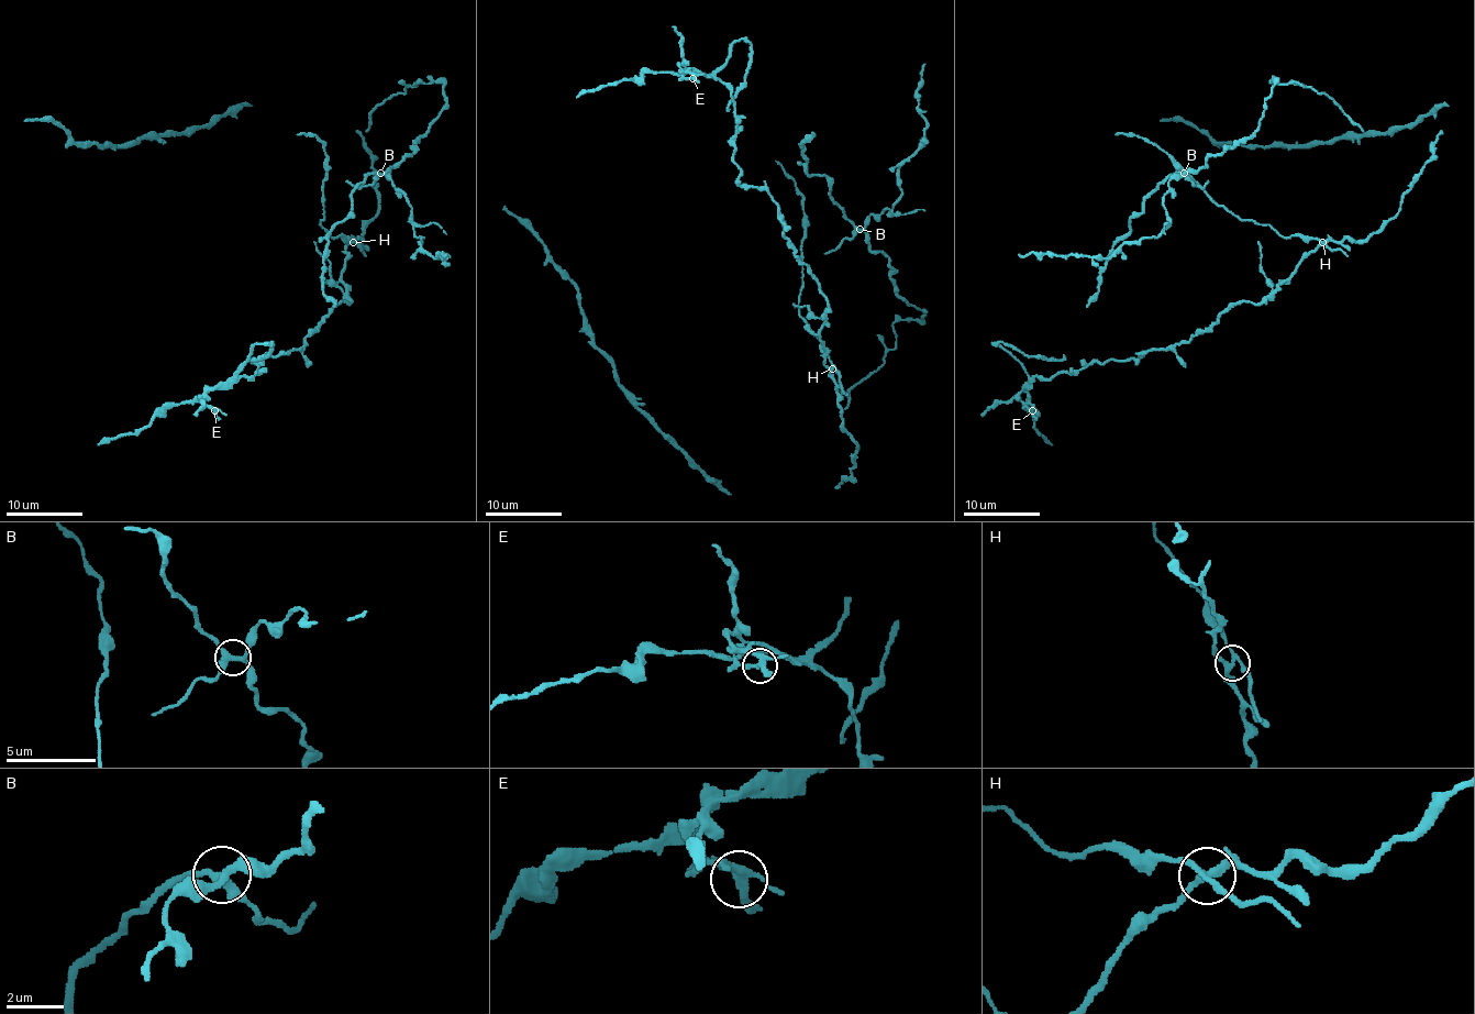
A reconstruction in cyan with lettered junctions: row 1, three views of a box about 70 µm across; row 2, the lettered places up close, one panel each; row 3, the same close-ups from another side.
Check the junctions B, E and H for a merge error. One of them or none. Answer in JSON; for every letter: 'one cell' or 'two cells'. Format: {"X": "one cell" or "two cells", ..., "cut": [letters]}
{"B": "one cell", "E": "one cell", "H": "two cells", "cut": ["H"]}

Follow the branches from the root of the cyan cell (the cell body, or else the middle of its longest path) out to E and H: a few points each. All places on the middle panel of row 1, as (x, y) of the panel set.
E: (842, 419), (819, 334), (827, 296), (778, 205), (739, 183), (731, 91), (692, 78)
H: (842, 419), (830, 375), (832, 368)

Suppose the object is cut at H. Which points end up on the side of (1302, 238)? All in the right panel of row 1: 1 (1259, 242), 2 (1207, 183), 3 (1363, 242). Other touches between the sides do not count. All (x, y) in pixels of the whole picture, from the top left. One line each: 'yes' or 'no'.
1: no
2: no
3: no

